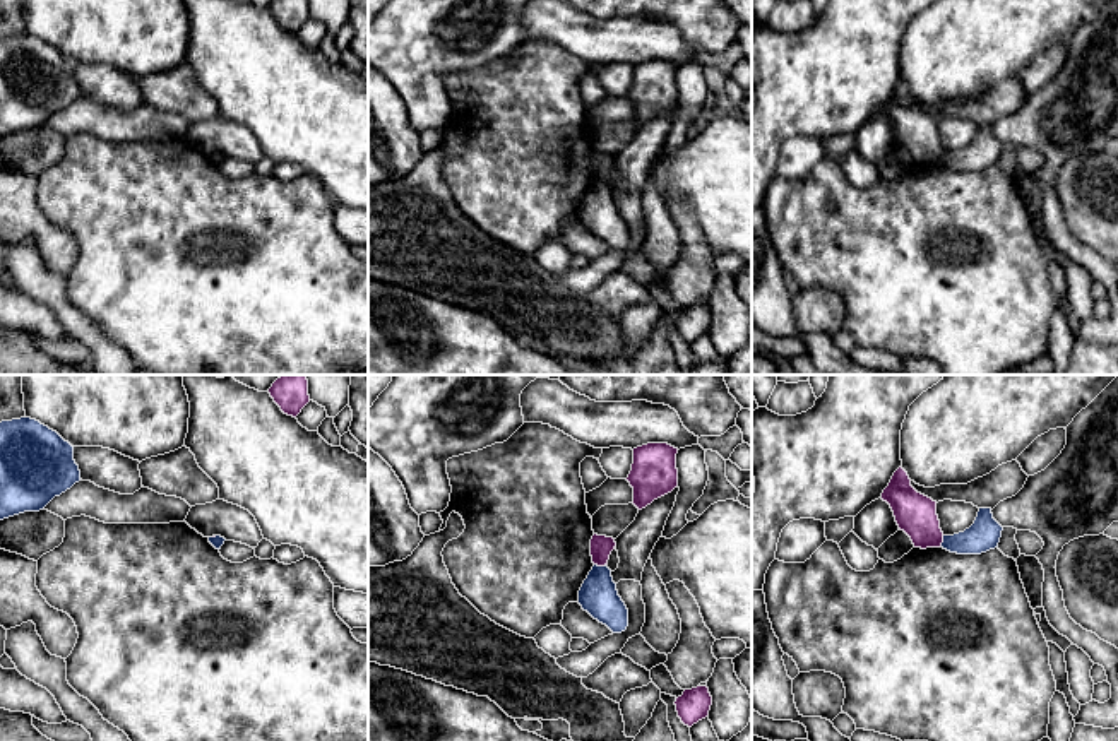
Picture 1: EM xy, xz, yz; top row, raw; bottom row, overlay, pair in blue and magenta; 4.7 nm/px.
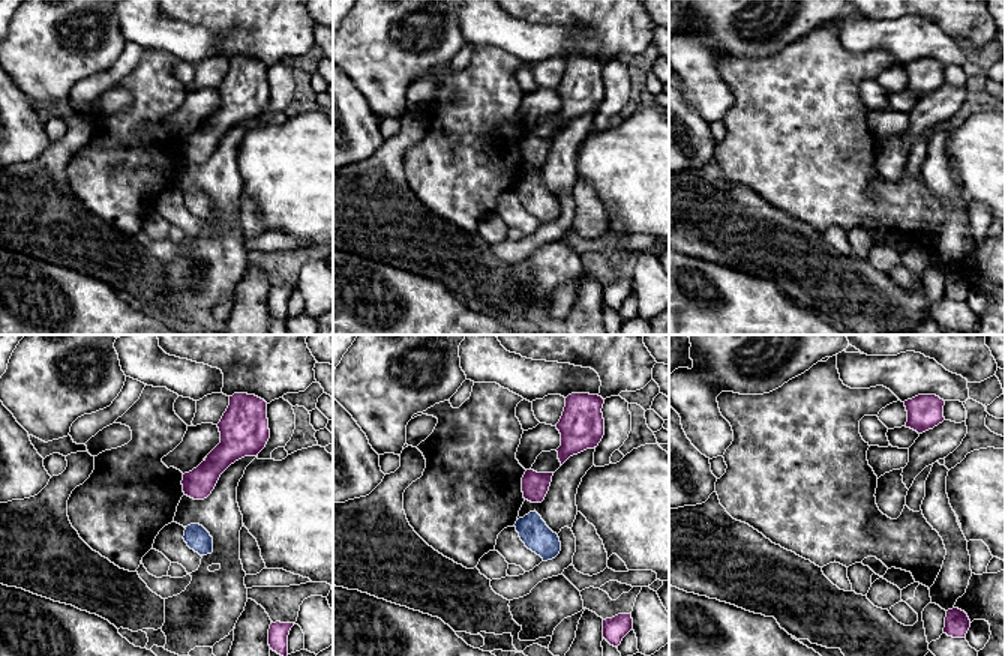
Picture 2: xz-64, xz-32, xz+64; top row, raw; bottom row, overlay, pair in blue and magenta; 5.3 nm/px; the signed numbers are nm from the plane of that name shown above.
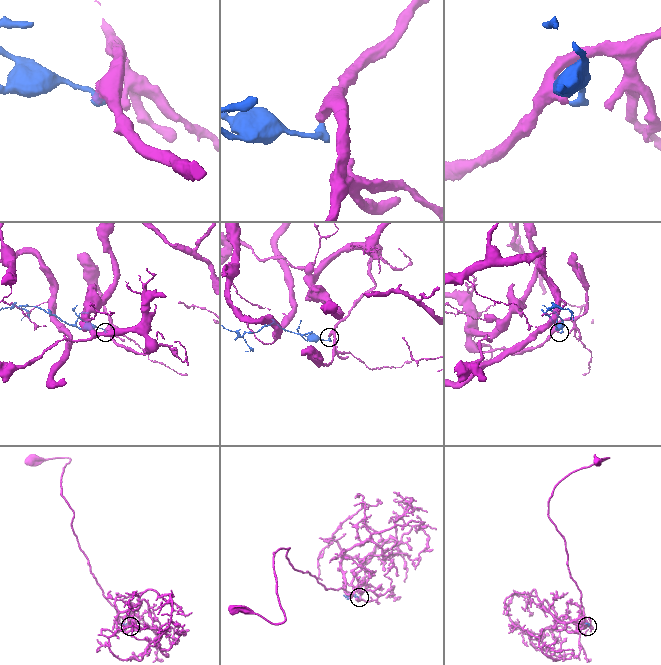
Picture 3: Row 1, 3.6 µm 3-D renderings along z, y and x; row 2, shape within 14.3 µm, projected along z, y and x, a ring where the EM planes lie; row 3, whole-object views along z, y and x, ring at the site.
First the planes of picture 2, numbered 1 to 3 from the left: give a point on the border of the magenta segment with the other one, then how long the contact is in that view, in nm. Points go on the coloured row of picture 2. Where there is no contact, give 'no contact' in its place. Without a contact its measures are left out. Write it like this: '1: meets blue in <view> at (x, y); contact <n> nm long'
1: no contact
2: no contact
3: no contact

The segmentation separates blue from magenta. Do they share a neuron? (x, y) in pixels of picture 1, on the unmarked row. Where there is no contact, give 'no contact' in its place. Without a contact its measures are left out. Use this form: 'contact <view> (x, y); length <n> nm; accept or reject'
contact xz (600, 183); length 60 nm; reject

